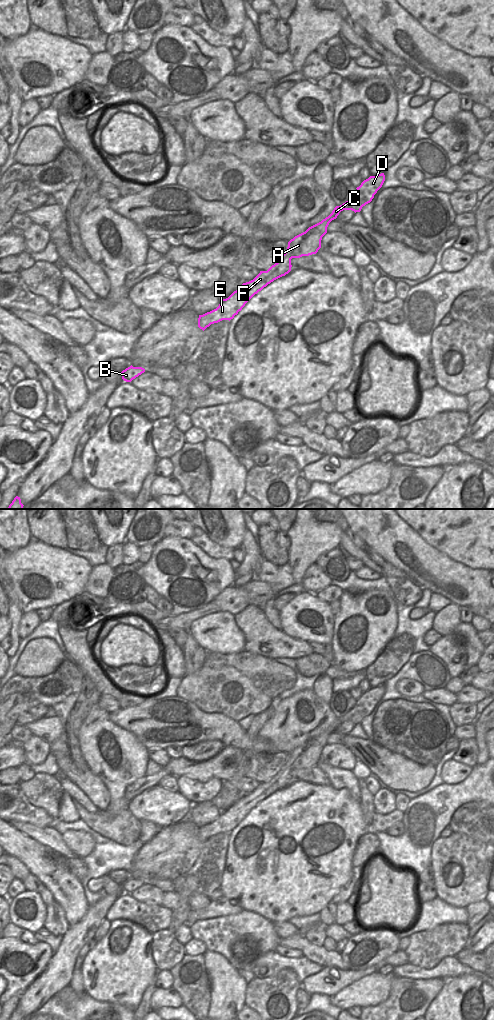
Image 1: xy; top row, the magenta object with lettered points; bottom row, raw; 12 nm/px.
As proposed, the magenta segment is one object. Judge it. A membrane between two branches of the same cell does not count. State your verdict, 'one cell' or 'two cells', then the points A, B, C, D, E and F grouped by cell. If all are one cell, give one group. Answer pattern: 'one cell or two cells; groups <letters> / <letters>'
one cell; groups A B C D E F

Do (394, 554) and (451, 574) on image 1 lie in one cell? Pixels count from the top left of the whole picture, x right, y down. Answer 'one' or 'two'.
one

